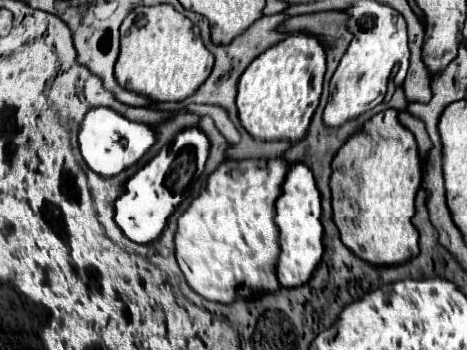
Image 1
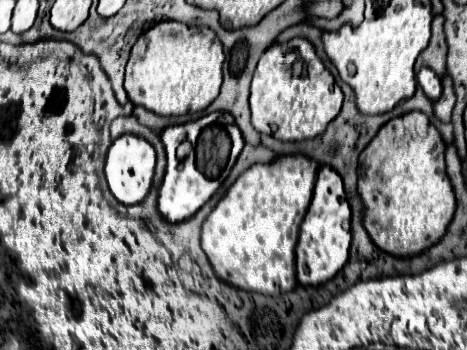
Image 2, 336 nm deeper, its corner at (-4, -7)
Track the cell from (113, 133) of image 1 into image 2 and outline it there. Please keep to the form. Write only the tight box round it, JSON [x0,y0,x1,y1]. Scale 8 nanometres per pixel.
[104,134,156,206]

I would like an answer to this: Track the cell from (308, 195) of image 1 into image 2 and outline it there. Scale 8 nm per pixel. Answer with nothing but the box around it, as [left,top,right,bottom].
[296,166,352,286]

